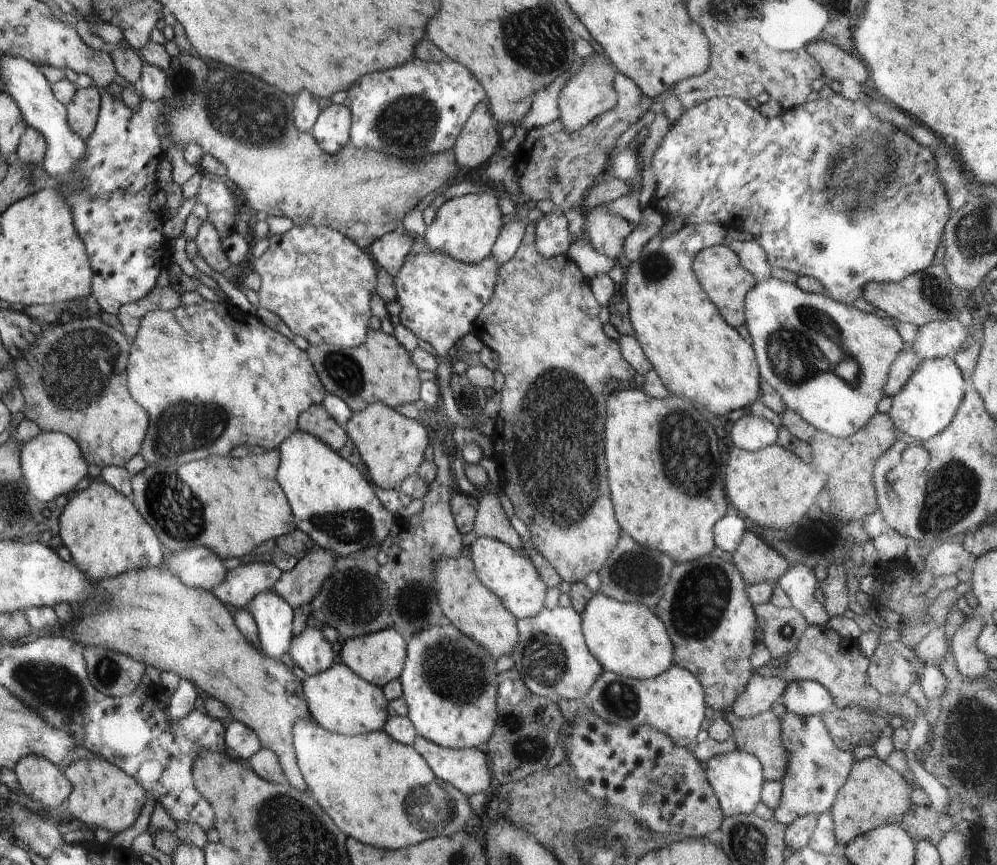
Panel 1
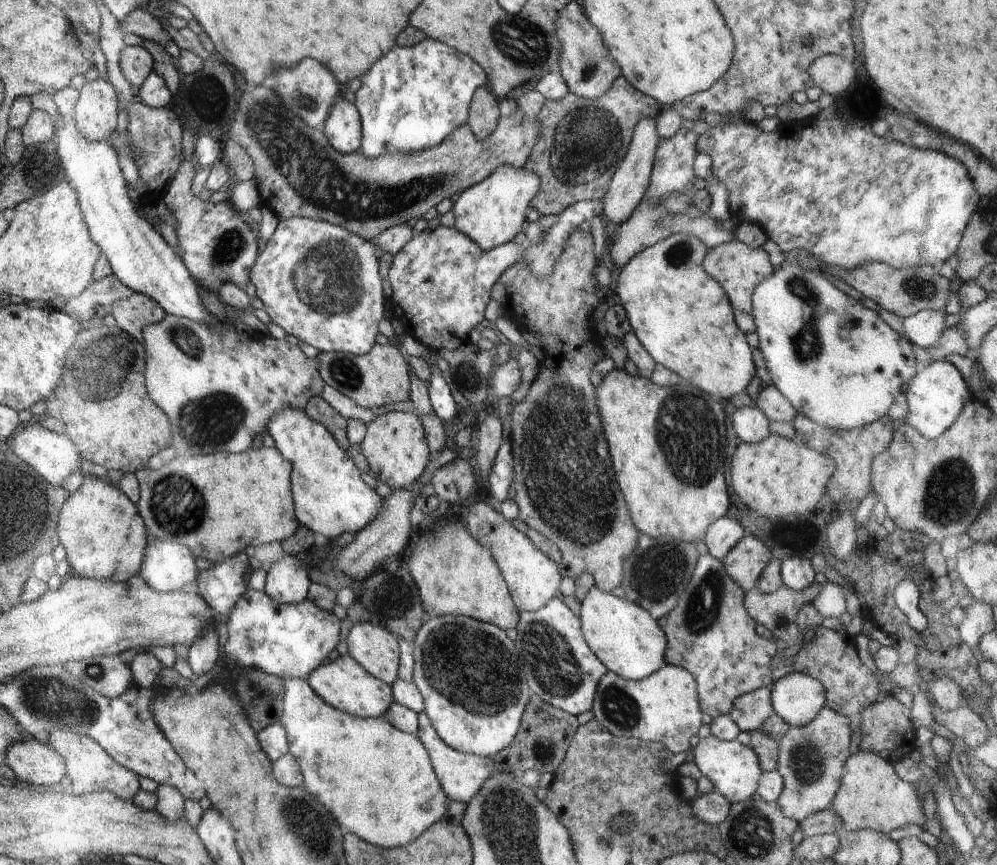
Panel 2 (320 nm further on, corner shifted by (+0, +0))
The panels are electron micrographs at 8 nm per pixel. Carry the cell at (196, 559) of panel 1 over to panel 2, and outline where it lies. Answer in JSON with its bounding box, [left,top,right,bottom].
[142,539,196,592]

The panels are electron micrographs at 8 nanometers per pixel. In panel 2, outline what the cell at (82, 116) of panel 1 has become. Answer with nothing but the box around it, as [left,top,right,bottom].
[75,79,118,142]

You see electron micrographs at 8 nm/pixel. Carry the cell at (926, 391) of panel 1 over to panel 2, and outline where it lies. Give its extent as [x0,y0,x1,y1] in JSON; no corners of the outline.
[905,360,973,440]

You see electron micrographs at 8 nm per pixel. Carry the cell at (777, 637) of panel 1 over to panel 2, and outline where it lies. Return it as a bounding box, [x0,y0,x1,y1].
[745,582,821,647]

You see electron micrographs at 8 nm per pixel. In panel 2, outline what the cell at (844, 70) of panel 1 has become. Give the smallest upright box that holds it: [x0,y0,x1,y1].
[809,55,856,96]

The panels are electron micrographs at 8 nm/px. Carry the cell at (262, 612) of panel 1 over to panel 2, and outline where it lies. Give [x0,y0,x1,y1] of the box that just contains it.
[263,555,312,603]

